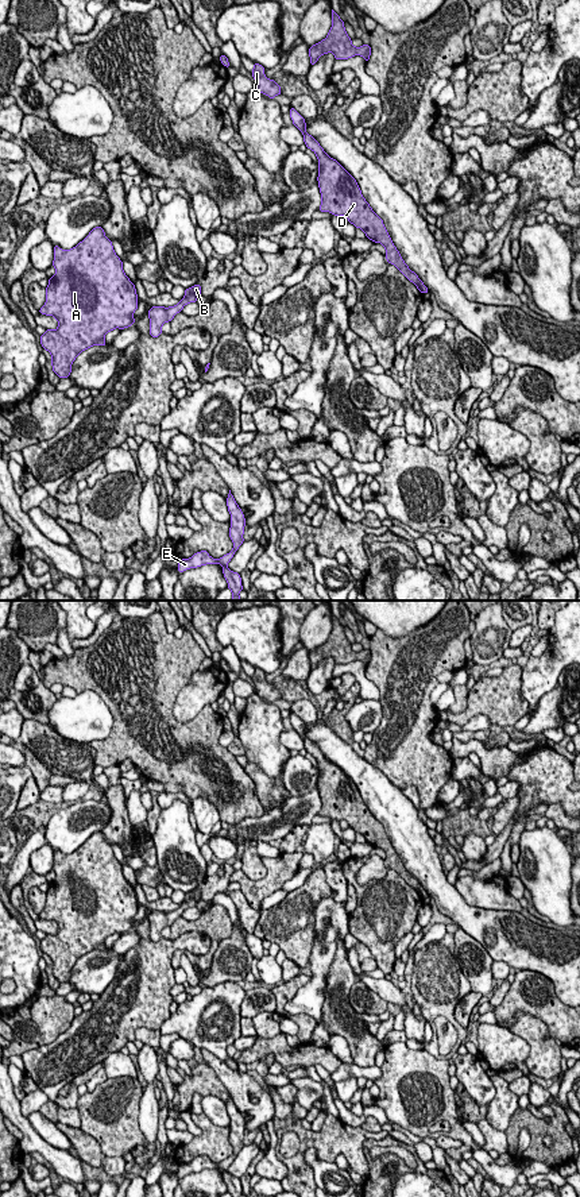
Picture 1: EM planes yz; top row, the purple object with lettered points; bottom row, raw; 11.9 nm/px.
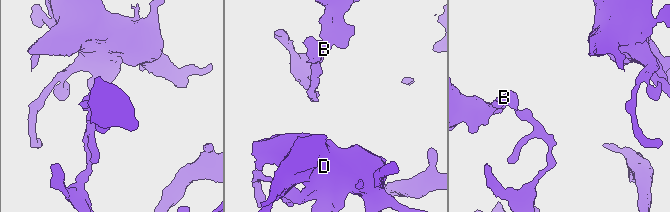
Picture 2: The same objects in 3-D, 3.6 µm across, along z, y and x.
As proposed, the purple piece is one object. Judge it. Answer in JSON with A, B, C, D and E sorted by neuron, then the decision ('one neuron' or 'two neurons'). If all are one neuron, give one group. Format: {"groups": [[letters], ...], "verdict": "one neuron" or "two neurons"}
{"groups": [["A"], ["B", "C", "D", "E"]], "verdict": "two neurons"}

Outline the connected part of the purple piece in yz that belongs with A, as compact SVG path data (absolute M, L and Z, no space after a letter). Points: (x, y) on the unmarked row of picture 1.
M103 831L93 833L89 839L71 854L61 854L54 850L55 879L49 884L46 892L46 907L39 918L53 920L58 926L55 935L46 934L40 941L43 954L51 958L53 976L61 982L70 981L71 969L76 962L93 950L107 950L104 942L115 932L124 934L132 931L136 923L132 922L138 914L138 899L135 889L123 874L123 866L115 858L112 846L105 841Z

